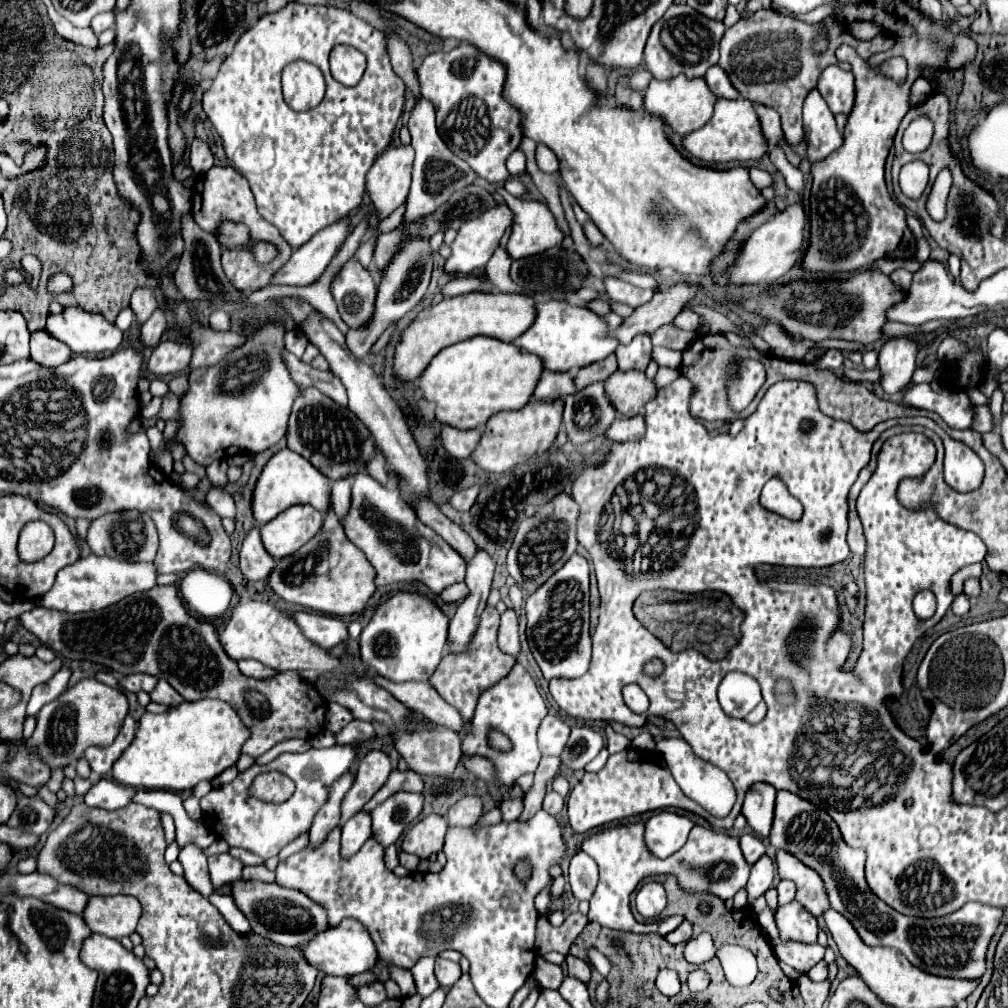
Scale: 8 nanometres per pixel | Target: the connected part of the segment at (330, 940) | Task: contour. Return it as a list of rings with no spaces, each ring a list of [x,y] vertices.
[[[342,920],[334,928],[326,928],[324,932],[318,932],[304,948],[300,948],[306,962],[314,968],[318,968],[324,974],[330,976],[354,976],[370,970],[376,964],[376,946],[372,944],[372,938],[368,936],[368,930],[364,930],[362,924],[356,924],[356,920]]]

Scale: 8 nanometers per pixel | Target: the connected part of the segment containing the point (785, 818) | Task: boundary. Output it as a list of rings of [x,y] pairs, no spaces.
[[[780,790],[776,796],[776,814],[770,844],[778,850],[790,852],[808,868],[820,874],[830,906],[848,918],[864,944],[894,946],[916,968],[932,972],[936,976],[970,980],[984,974],[988,944],[996,934],[998,924],[1002,922],[1004,908],[968,902],[960,910],[942,918],[910,918],[896,912],[868,888],[868,882],[864,878],[866,852],[862,848],[850,848],[844,842],[836,822],[828,816],[826,810],[792,792]]]

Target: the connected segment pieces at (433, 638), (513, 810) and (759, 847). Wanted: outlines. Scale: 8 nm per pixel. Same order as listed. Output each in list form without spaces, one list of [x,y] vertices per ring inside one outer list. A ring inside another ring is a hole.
[[[396,592],[392,596],[386,596],[380,606],[376,608],[374,616],[370,618],[368,626],[360,634],[360,654],[366,668],[372,668],[380,672],[380,676],[392,680],[392,682],[428,682],[428,678],[438,668],[448,640],[448,616],[436,606],[434,600],[420,592]]]
[[[508,798],[502,802],[500,810],[502,810],[502,816],[504,816],[504,822],[512,822],[516,820],[520,814],[522,814],[522,798]]]
[[[750,834],[740,836],[740,850],[742,850],[742,854],[750,866],[756,864],[758,858],[764,856],[764,852],[766,852],[764,844],[756,836],[750,836]]]

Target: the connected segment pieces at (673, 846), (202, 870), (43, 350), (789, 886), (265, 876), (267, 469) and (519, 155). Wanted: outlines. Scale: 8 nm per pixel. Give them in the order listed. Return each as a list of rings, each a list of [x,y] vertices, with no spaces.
[[[672,810],[658,812],[644,824],[646,848],[656,858],[668,858],[678,848],[682,848],[692,826],[692,820],[682,814],[676,814]]]
[[[186,844],[184,848],[180,848],[178,860],[184,866],[184,878],[188,880],[188,884],[202,896],[210,896],[214,892],[214,886],[208,876],[208,858],[204,850],[196,844]]]
[[[36,330],[30,336],[30,356],[46,368],[56,368],[64,364],[64,360],[68,360],[72,352],[64,342],[56,340],[46,330]]]
[[[780,880],[780,884],[776,886],[776,892],[778,892],[778,904],[788,904],[794,900],[794,894],[796,894],[796,886],[790,882],[790,880]]]
[[[246,866],[242,872],[242,878],[260,880],[260,882],[274,882],[274,872],[270,872],[266,866]]]
[[[282,448],[266,462],[258,476],[252,492],[252,514],[256,522],[266,524],[294,504],[312,504],[314,508],[326,512],[330,506],[330,480],[320,474],[304,456],[292,452],[290,448]]]
[[[522,150],[512,152],[512,156],[506,160],[506,168],[512,176],[518,176],[520,172],[524,172],[524,166],[526,166],[526,156]]]

